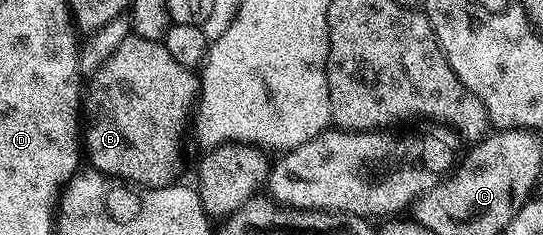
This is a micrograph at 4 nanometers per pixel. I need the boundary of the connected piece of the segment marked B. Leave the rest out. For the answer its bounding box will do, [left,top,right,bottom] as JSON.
[84,33,199,189]

